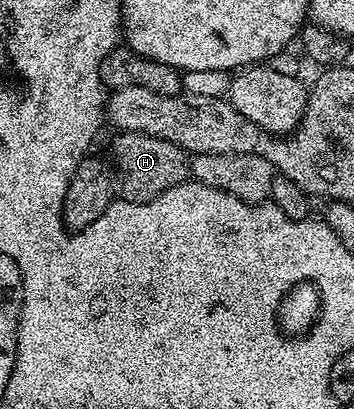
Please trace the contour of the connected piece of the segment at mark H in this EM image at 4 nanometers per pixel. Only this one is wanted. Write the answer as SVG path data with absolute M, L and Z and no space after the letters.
M126 131L115 136L112 143L112 155L116 158L114 171L118 176L118 187L124 190L123 202L149 203L154 201L166 189L185 182L190 175L189 156L178 145L162 137L150 137L142 133Z

